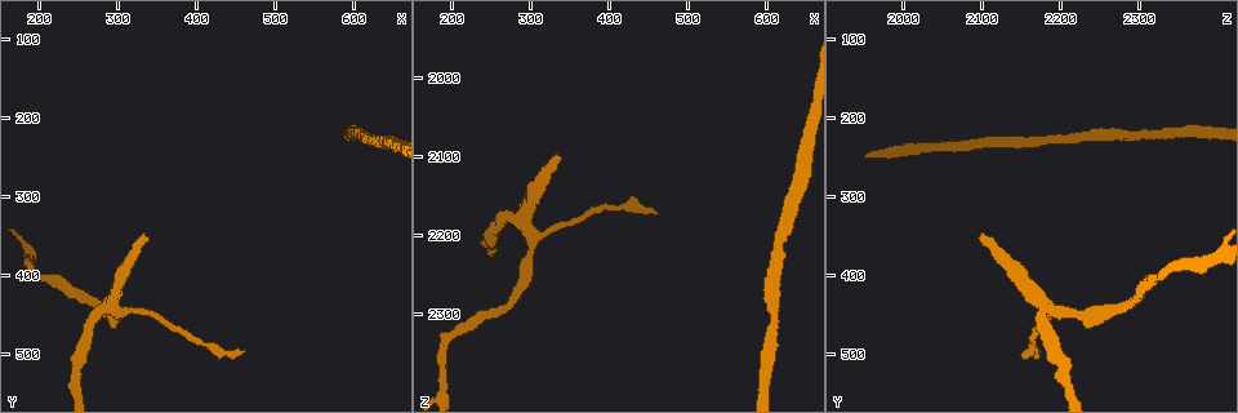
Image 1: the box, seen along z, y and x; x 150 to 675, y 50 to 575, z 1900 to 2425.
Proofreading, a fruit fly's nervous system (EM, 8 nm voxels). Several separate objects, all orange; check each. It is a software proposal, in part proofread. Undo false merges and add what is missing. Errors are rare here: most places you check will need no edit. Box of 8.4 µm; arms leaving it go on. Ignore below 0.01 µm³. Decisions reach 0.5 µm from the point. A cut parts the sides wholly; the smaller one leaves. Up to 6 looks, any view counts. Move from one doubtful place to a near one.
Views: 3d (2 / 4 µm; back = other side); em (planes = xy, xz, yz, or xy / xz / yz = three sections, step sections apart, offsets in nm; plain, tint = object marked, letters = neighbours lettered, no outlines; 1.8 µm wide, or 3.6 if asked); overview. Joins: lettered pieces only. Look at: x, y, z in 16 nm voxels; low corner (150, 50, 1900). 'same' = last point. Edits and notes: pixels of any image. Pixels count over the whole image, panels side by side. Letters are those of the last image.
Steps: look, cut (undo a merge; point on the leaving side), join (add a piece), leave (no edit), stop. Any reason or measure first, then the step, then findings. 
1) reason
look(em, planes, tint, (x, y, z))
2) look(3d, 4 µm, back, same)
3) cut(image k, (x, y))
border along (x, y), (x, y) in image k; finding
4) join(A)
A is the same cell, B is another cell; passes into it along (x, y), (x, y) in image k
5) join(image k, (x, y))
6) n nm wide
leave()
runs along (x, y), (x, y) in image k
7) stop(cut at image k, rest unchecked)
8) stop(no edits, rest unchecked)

free end
look(3d, 4 µm, (465, 500, 2175))

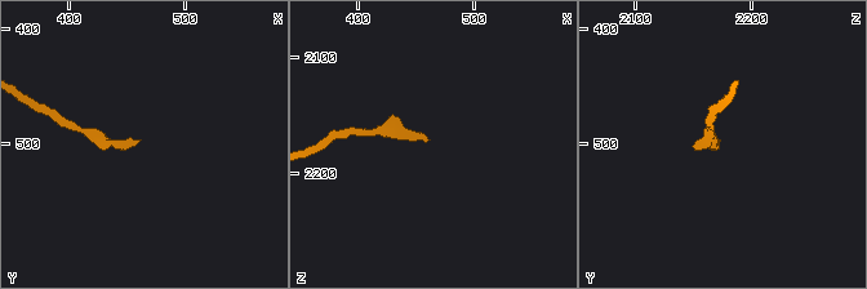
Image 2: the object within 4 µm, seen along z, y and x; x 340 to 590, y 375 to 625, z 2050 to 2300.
look(em, yz, step 16, letters, (458, 498, 2172))

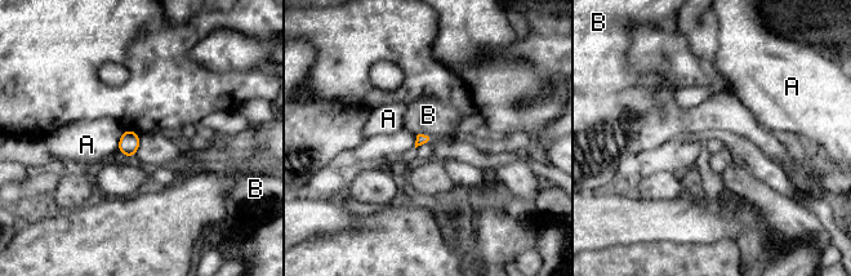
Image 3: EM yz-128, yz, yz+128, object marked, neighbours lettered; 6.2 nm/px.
cut it another way
look(em, planes, letters, same)

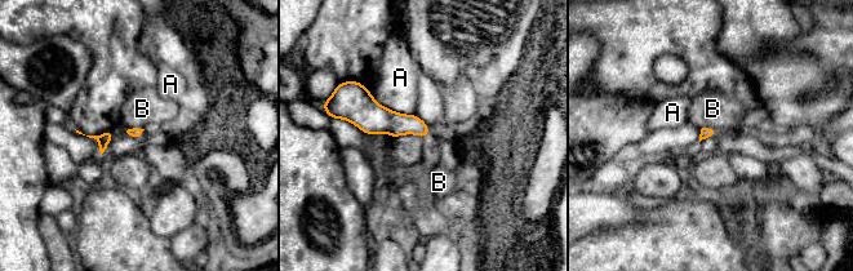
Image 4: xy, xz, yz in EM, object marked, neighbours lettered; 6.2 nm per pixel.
leave()
A and B are other cells; border along (128, 128), (145, 129) in image 4; none of them fits

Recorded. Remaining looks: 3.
looks like a crossing
look(3d, 2 µm, (295, 430, 2170))

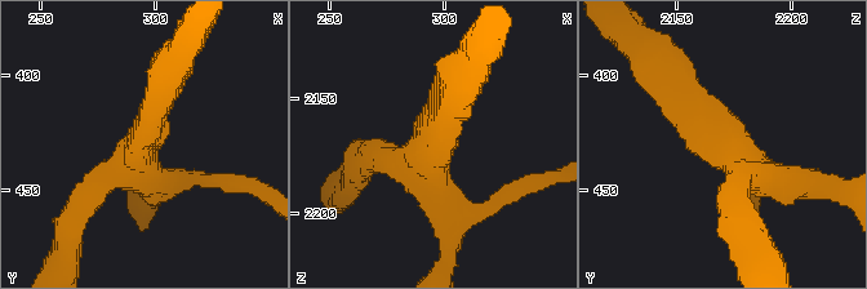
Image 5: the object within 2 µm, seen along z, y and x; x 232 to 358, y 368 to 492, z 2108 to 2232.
4 arms; now the EM
look(em, planes, letters, (294, 432, 2174))

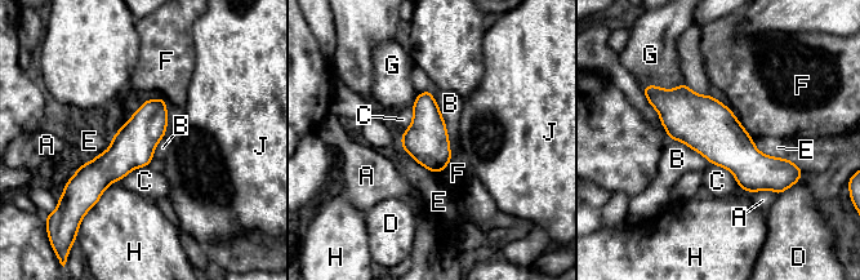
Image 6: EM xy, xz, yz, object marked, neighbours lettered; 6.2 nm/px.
leave()
A, B, C, D, E, F, G, H and J are other cells; runs along (655, 100), (787, 180) in image 6; continuous, no second cell

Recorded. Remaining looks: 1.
stop(no edits, rest unchecked)

